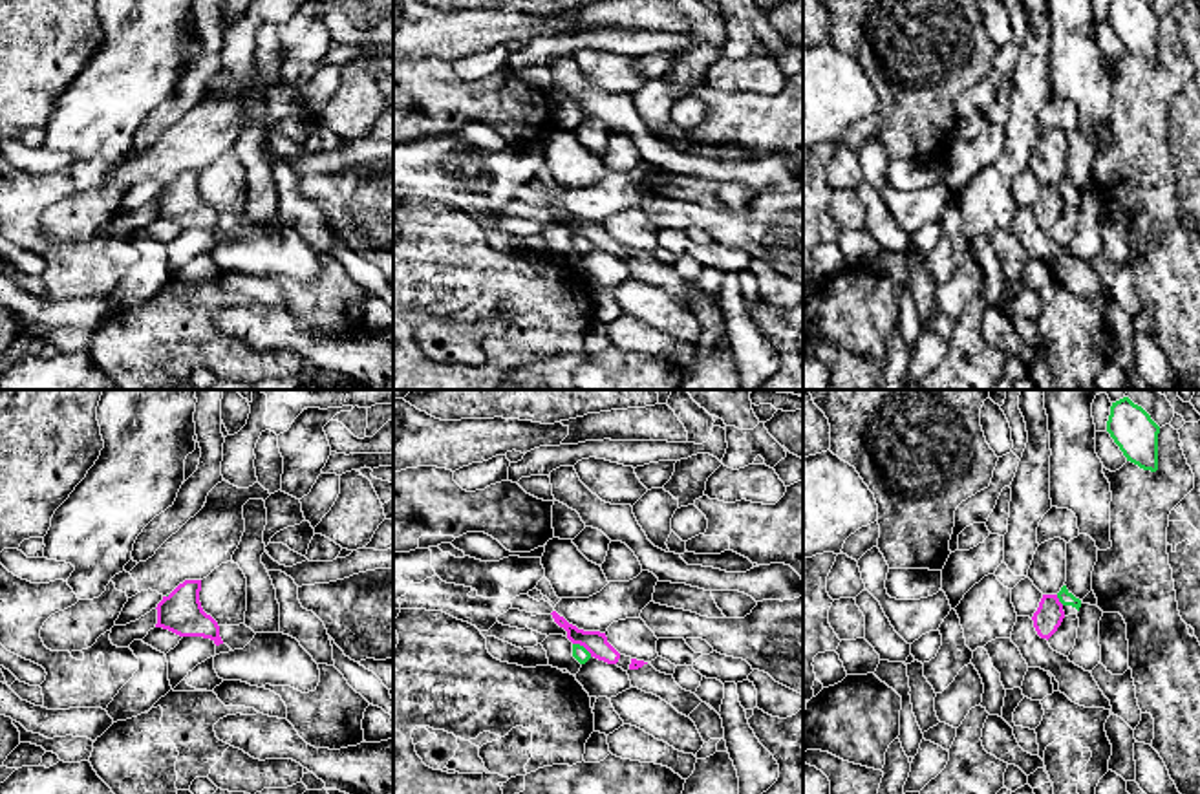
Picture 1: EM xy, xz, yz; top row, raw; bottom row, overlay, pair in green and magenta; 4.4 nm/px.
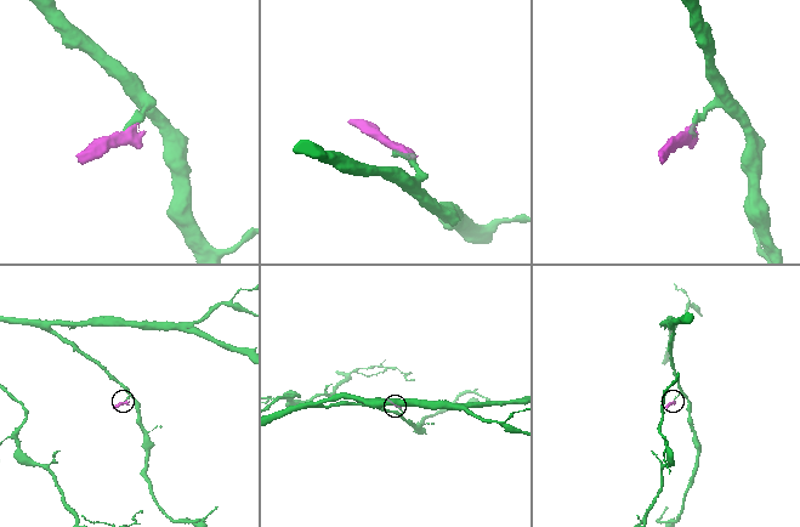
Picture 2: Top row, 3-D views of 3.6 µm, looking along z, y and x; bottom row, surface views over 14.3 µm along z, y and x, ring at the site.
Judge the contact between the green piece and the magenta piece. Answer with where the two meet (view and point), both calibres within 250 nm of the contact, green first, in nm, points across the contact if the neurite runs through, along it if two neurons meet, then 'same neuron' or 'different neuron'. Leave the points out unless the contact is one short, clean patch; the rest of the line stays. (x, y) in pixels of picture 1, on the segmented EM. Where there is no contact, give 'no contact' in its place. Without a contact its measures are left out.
xz (582, 646) | 70/100 nm | along xz (573, 643), (578, 643), (591, 655) | different neuron

